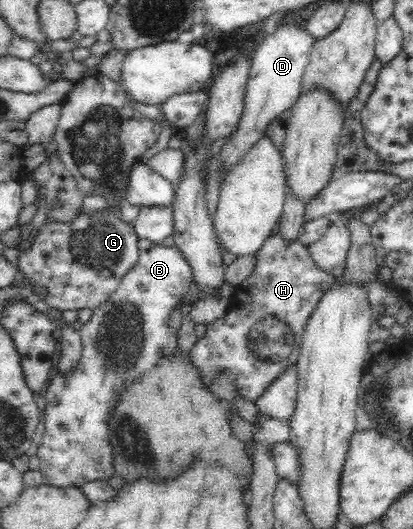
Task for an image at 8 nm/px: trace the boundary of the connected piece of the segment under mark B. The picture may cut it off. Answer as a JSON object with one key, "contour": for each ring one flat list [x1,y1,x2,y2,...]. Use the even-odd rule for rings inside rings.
{"contour":[[153,244,147,249,140,249,137,264,121,278,110,298,93,310,92,317,78,330,82,339,82,353,77,367,67,375,57,374,53,377,43,393,47,403,44,412,45,431,35,453,40,459,40,472,45,484,66,488,94,479,107,480,115,475,107,419,126,383,146,372,162,355,168,356,178,350,176,332,172,334,169,331,166,318,182,304,183,294,189,291,188,285,193,279,189,261,175,244],[60,425,64,425,65,429,61,430]]}

